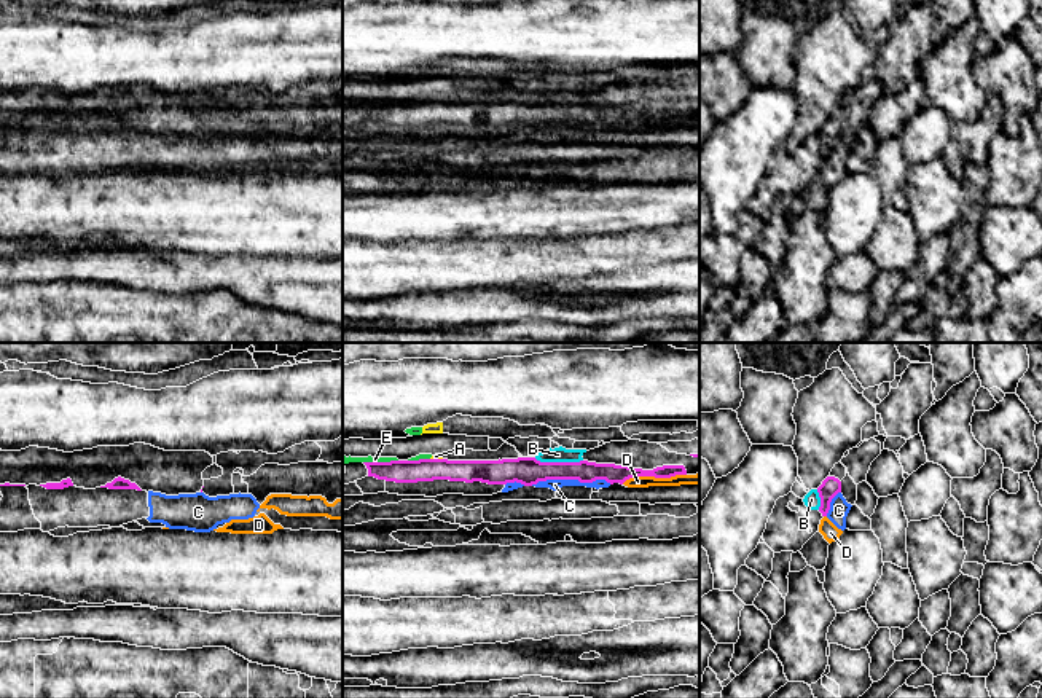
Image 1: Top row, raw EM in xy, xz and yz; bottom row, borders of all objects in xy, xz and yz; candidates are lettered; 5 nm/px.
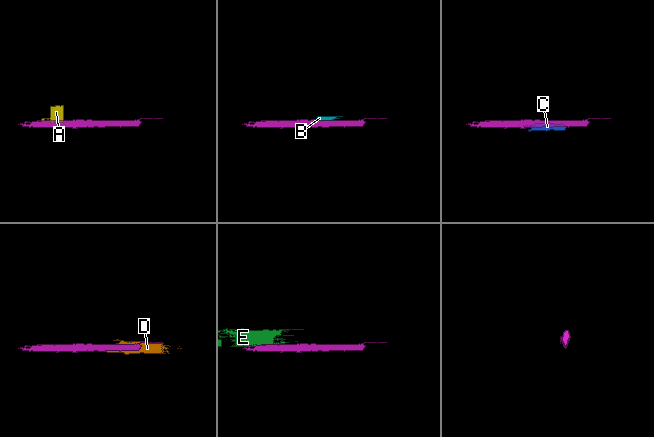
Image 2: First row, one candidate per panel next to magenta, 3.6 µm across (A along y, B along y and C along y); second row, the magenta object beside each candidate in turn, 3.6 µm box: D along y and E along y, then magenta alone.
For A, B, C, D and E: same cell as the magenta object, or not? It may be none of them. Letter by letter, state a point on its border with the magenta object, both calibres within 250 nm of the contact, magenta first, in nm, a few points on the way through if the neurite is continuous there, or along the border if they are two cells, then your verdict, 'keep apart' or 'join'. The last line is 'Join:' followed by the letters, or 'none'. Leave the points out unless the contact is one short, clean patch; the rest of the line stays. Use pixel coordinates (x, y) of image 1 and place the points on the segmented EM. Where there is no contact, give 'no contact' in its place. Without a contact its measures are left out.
A: xz (437, 459) | 110/20 nm | along xz (430, 458), (442, 459) | keep apart
B: xz (558, 462) | 140/80 nm | join
C: xz (571, 478) | 140/60 nm | keep apart
D: xz (654, 475) | 100/60 nm | keep apart
E: xz (379, 462) | 110/50 nm | along xz (397, 459), (364, 462) | keep apart
Join: B

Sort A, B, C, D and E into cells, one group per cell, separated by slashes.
A E / B / C D

